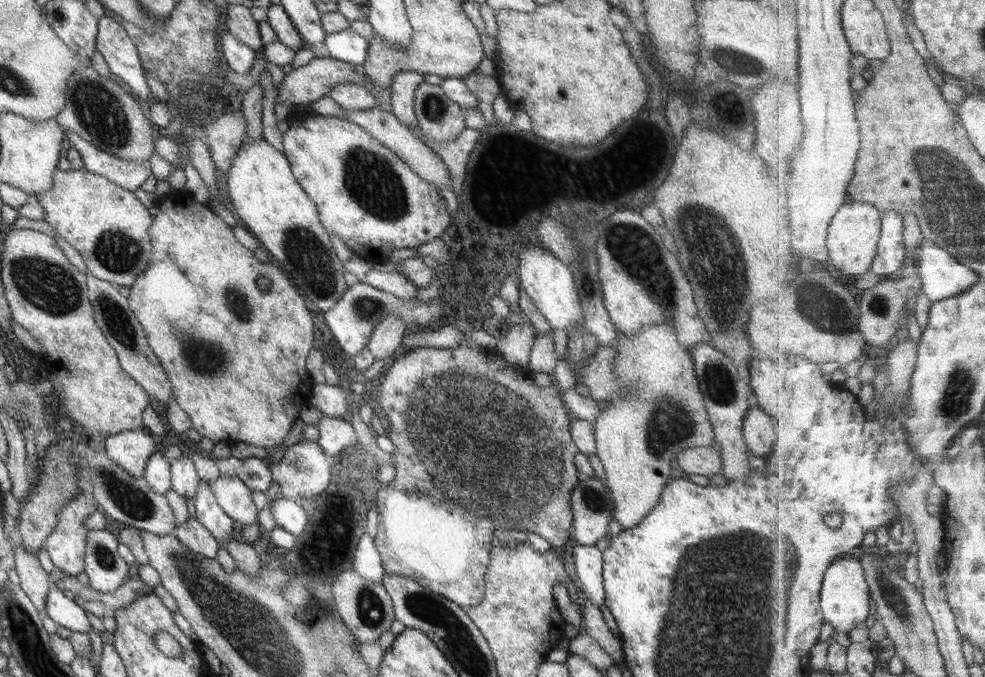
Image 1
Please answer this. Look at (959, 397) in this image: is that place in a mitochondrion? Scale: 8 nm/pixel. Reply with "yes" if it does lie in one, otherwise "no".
yes

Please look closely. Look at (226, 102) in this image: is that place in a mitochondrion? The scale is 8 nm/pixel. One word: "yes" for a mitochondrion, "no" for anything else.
no

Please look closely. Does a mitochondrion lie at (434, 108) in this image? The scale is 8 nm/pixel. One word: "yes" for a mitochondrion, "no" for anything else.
yes

